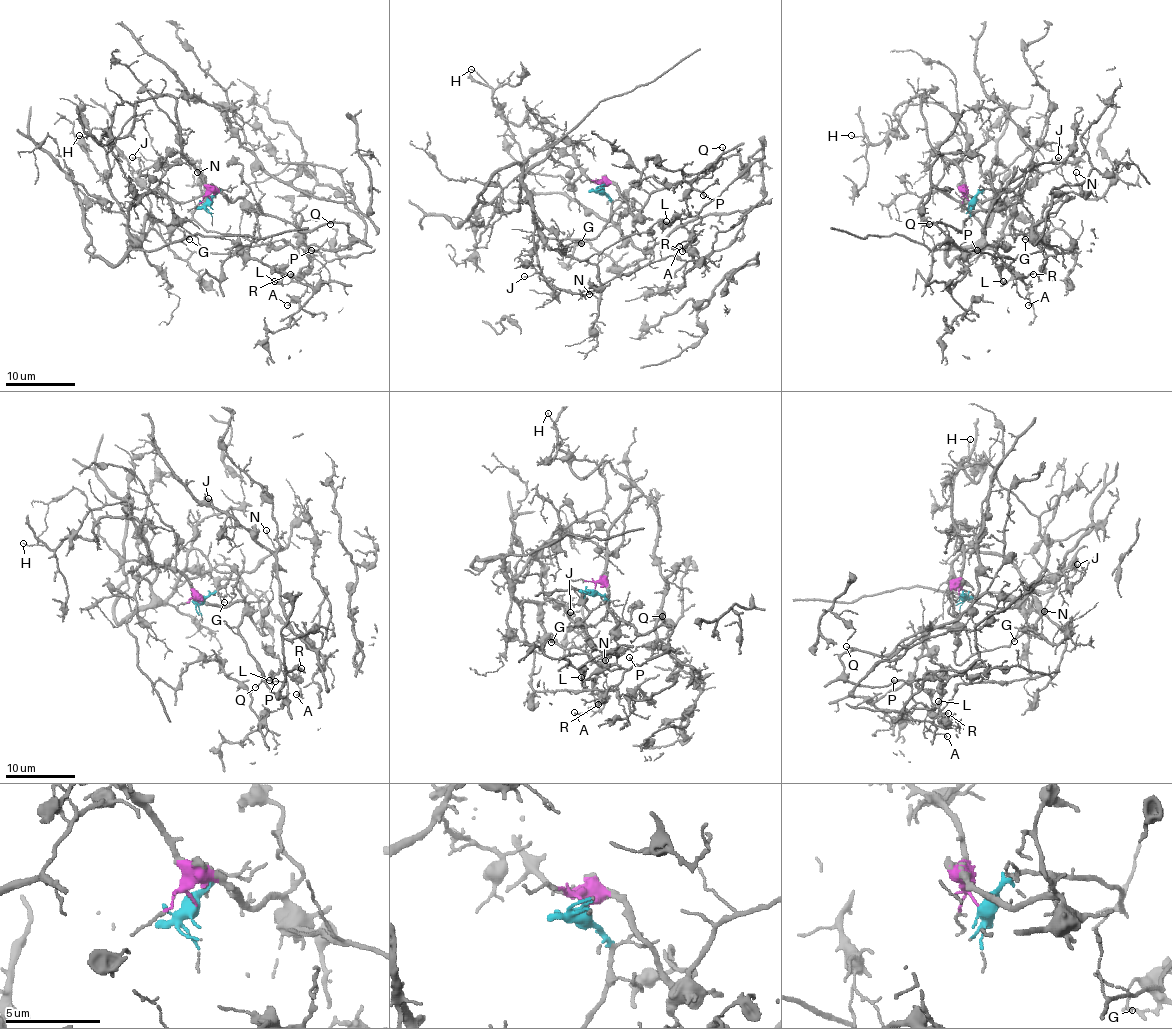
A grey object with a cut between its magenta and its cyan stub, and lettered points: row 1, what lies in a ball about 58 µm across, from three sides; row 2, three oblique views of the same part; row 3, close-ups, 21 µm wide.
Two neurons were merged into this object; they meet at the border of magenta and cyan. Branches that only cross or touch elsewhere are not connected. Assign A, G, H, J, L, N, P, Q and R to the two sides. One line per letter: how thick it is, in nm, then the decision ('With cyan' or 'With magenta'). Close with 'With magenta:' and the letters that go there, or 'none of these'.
A: Thickness 100 nm. With magenta
G: Thickness 100 nm. With cyan
H: Thickness 80 nm. With magenta
J: Thickness 110 nm. With cyan
L: Thickness 190 nm. With magenta
N: Thickness 100 nm. With cyan
P: Thickness 100 nm. With magenta
Q: Thickness 90 nm. With magenta
R: Thickness 200 nm. With magenta
With magenta: A, H, L, P, Q, R

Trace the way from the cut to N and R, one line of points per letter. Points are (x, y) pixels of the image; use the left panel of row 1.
N: (210, 201), (219, 188), (175, 202), (153, 188), (149, 213), (167, 225), (186, 221), (210, 192), (198, 173)
R: (212, 201), (220, 192), (302, 230), (345, 225), (352, 242), (310, 246), (289, 273)

